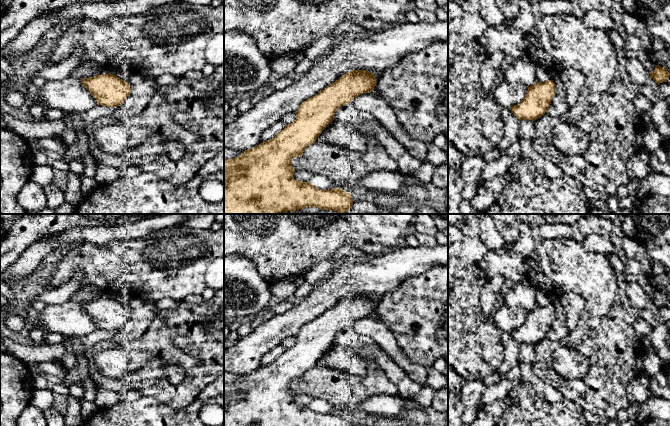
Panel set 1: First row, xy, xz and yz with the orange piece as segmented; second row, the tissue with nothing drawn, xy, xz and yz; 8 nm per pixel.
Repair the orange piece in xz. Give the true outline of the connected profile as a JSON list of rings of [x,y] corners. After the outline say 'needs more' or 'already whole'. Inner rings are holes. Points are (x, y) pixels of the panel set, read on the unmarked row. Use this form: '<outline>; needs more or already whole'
[[[352,294],[315,320],[302,326],[295,336],[296,343],[286,349],[275,361],[241,376],[236,382],[224,383],[224,426],[353,426],[351,418],[339,412],[319,414],[312,406],[295,404],[293,401],[295,393],[291,389],[291,384],[294,381],[300,382],[304,374],[317,364],[327,349],[334,344],[338,332],[353,325],[359,319],[372,316],[376,308],[375,299],[368,294]]]; already whole

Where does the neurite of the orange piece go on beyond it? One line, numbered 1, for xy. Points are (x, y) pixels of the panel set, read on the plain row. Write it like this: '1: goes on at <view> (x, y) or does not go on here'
1: does not go on here

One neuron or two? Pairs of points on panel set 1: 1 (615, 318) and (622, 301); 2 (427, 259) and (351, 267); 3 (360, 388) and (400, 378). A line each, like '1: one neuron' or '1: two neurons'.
1: one neuron
2: one neuron
3: two neurons

